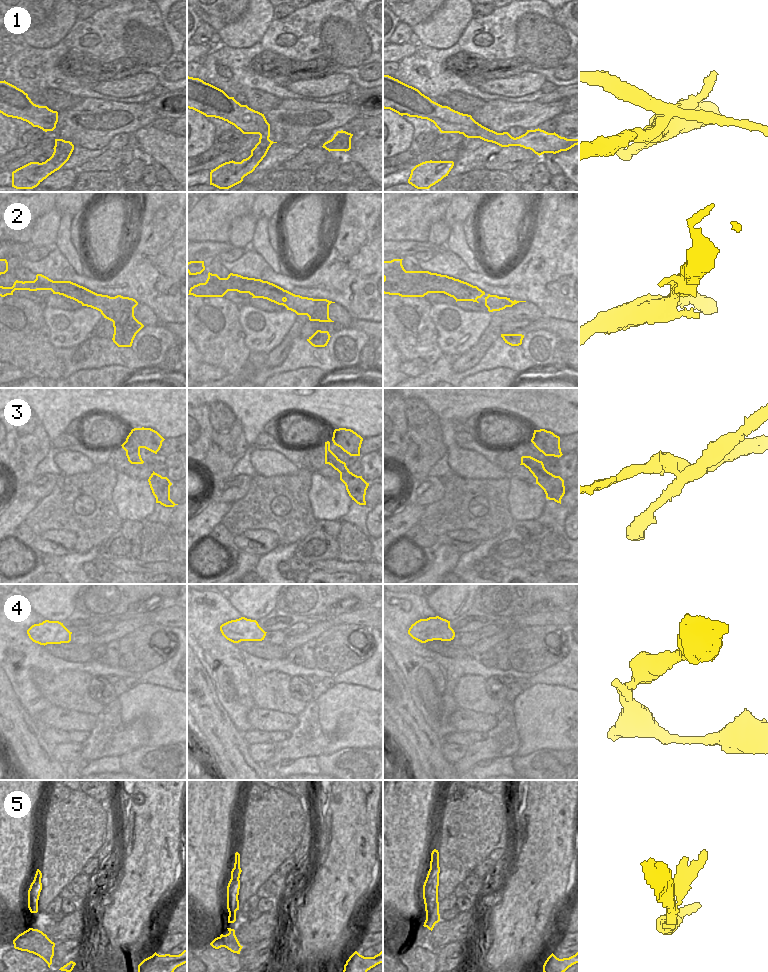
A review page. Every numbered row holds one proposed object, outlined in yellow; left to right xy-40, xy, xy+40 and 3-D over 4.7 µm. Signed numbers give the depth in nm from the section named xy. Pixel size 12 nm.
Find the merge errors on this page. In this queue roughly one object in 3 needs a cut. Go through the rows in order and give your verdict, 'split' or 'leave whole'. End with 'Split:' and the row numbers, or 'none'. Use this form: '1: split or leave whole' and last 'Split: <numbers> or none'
1: split
2: leave whole
3: split
4: leave whole
5: leave whole
Split: 1, 3

